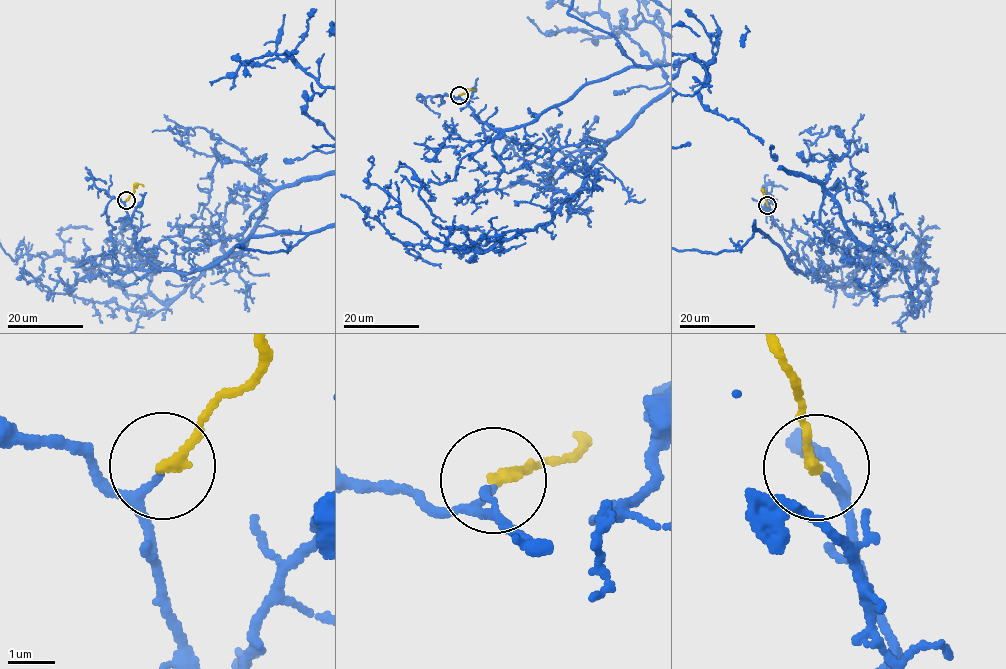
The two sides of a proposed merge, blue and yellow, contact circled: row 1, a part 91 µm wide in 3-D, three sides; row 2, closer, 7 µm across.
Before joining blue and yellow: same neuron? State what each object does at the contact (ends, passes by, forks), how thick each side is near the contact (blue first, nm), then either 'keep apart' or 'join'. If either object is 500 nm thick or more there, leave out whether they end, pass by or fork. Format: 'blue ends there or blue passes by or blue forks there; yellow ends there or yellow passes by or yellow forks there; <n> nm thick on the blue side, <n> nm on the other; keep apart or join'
blue passes by; yellow ends there; 120 nm thick on the blue side, 240 nm on the other; join

